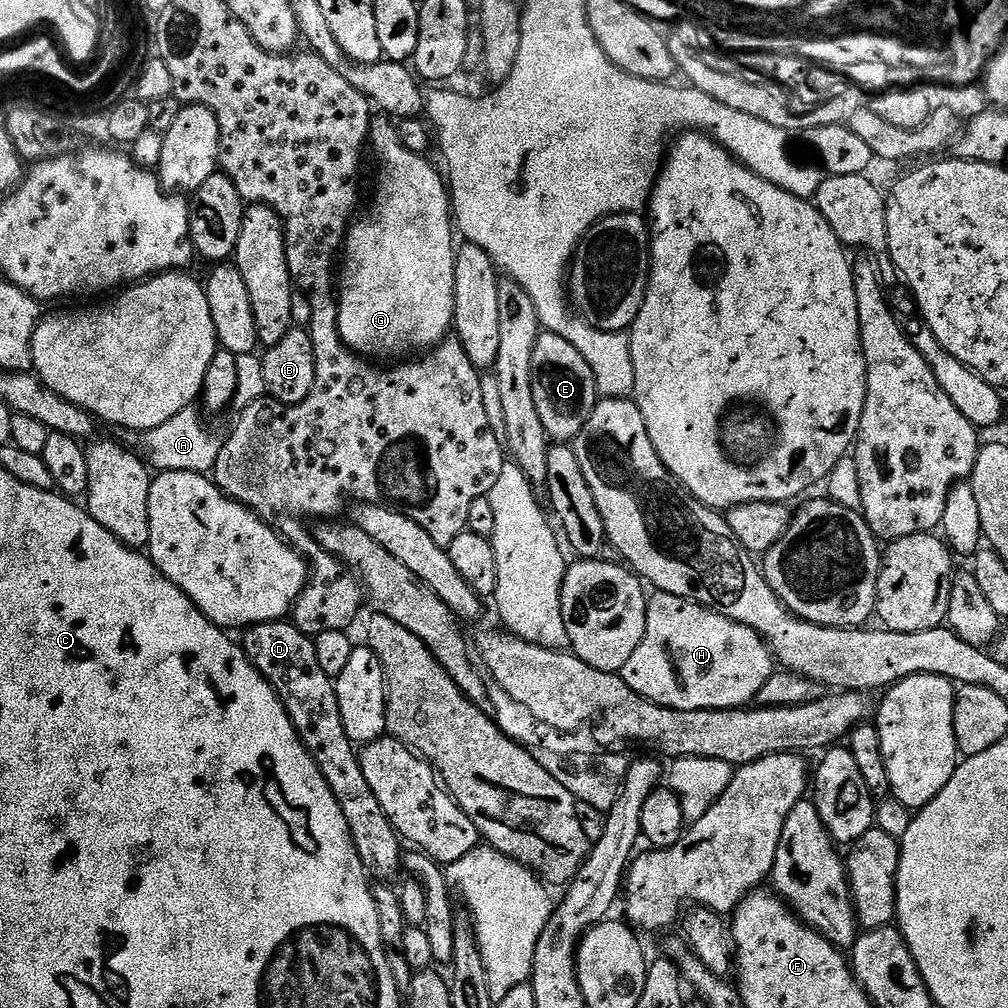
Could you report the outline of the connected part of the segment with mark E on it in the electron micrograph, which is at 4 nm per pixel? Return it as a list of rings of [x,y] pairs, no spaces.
[[[541,331],[536,340],[532,354],[532,389],[538,418],[542,418],[542,426],[546,426],[549,437],[556,442],[575,440],[598,402],[596,379],[590,366],[586,366],[586,358],[566,338],[553,332]]]

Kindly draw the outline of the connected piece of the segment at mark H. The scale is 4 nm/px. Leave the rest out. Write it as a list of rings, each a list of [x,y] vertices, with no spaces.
[[[653,591],[648,596],[646,632],[642,634],[642,642],[638,642],[638,650],[630,654],[630,662],[626,662],[622,675],[630,690],[663,708],[722,710],[751,705],[758,690],[766,686],[773,671],[774,657],[763,638],[753,628],[742,626],[693,600]]]

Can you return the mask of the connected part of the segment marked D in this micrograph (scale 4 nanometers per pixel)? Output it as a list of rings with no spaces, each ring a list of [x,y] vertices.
[[[287,619],[253,624],[243,636],[244,652],[252,659],[252,665],[260,671],[262,678],[266,678],[266,682],[270,682],[270,686],[278,694],[302,746],[306,746],[310,758],[314,758],[318,770],[322,770],[322,778],[326,778],[334,798],[338,798],[338,806],[342,806],[342,815],[346,818],[346,826],[350,826],[352,841],[358,850],[358,858],[362,858],[365,872],[380,882],[395,881],[395,876],[401,875],[402,872],[402,841],[390,818],[386,818],[386,810],[382,810],[378,798],[374,798],[374,790],[370,790],[370,785],[366,783],[366,774],[362,774],[357,745],[353,744],[350,738],[346,738],[346,726],[342,726],[342,710],[338,710],[336,685],[333,677],[322,671],[315,639],[302,634],[302,630],[298,630],[296,625]]]

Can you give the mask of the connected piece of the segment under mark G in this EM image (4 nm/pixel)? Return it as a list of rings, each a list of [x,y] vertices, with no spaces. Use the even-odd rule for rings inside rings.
[[[373,119],[370,133],[370,148],[376,151],[376,160],[380,163],[380,169],[376,172],[372,209],[349,227],[342,245],[344,265],[338,268],[338,300],[341,304],[338,326],[345,336],[345,346],[356,355],[376,362],[396,362],[421,350],[435,348],[452,328],[456,265],[456,248],[452,244],[454,213],[450,188],[441,169],[436,169],[427,160],[427,155],[406,150],[406,146],[400,144],[396,124],[391,119],[381,119]]]

